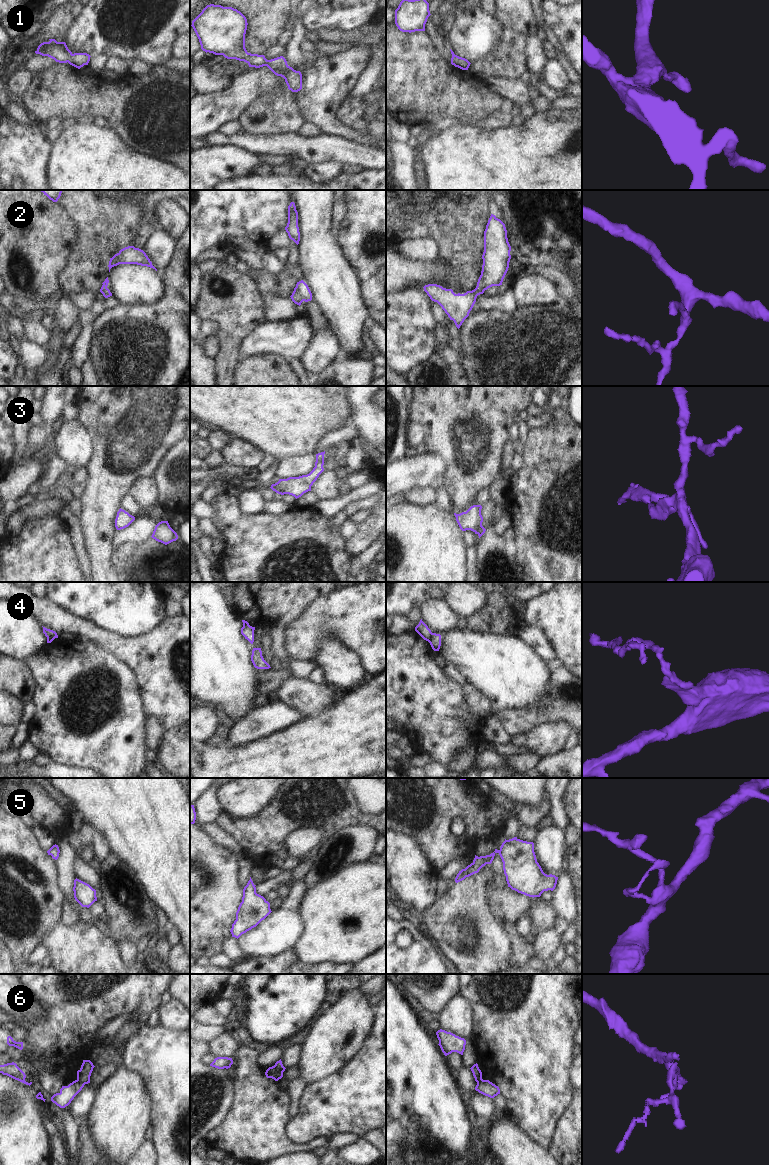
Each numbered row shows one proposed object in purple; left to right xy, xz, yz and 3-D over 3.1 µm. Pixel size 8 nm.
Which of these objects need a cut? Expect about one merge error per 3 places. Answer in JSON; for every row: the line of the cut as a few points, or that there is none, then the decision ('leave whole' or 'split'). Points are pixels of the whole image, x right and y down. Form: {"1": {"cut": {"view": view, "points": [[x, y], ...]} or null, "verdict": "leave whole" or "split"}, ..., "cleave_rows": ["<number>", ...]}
{"1": {"cut": null, "verdict": "leave whole"}, "2": {"cut": null, "verdict": "leave whole"}, "3": {"cut": null, "verdict": "leave whole"}, "4": {"cut": {"view": "yz", "points": [[432, 633], [428, 641]]}, "verdict": "split"}, "5": {"cut": null, "verdict": "leave whole"}, "6": {"cut": {"view": "xz", "points": [[274, 1065], [282, 1074]]}, "verdict": "split"}, "cleave_rows": ["4", "6"]}

